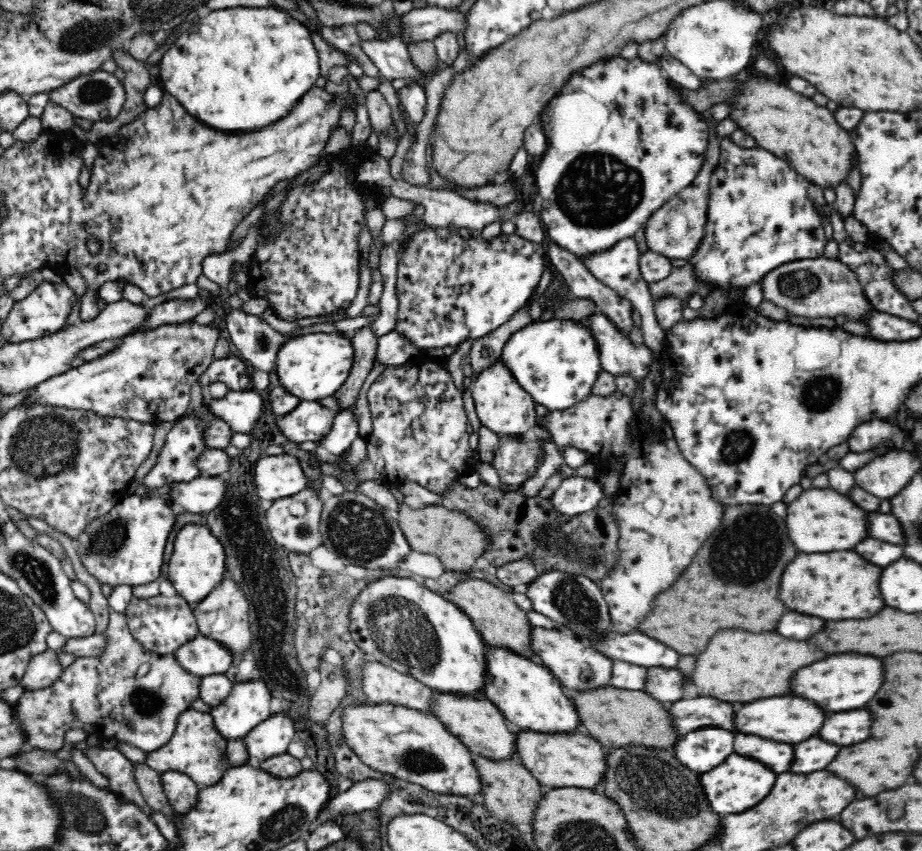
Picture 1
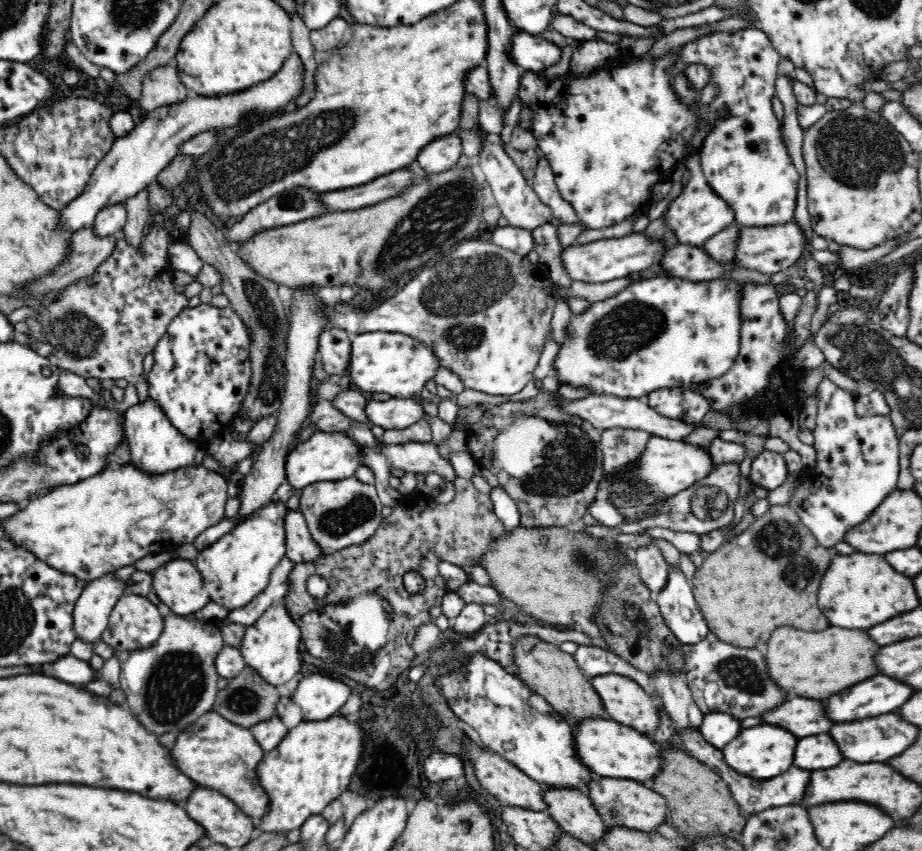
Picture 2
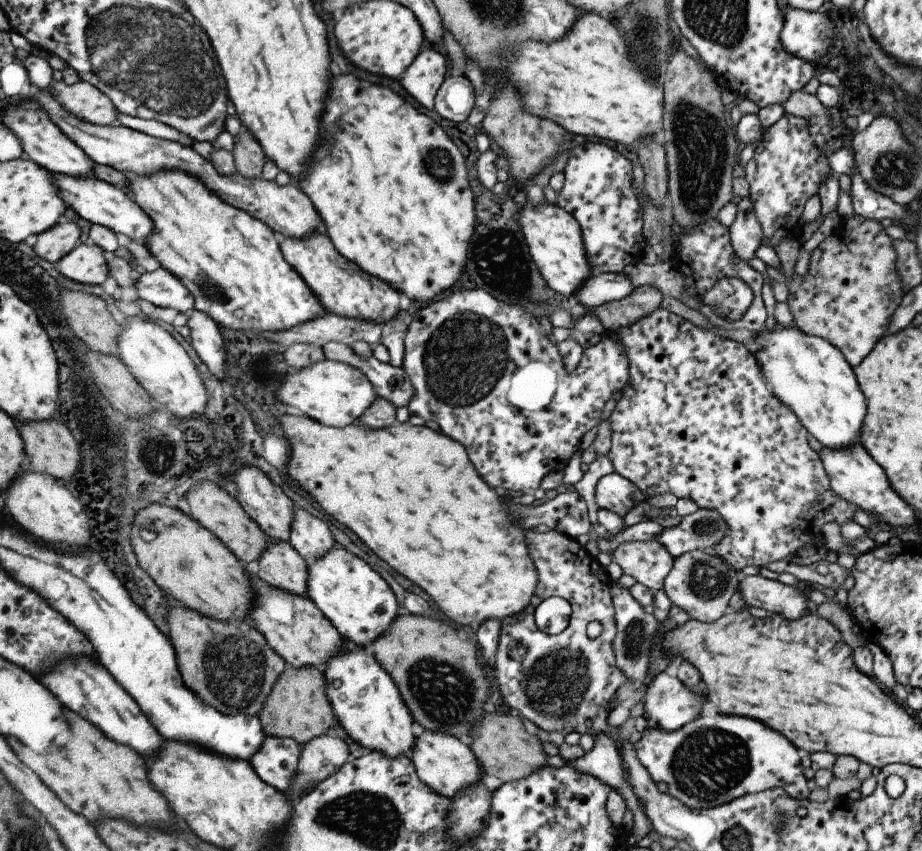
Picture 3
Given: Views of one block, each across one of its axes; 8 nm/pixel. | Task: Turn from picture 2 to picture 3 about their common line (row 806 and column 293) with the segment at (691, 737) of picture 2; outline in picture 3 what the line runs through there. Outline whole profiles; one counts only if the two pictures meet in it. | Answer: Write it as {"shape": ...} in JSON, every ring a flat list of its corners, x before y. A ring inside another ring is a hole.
{"shape":[[266,735,252,755,252,768,266,784,286,792,294,779,301,750,293,738]]}

